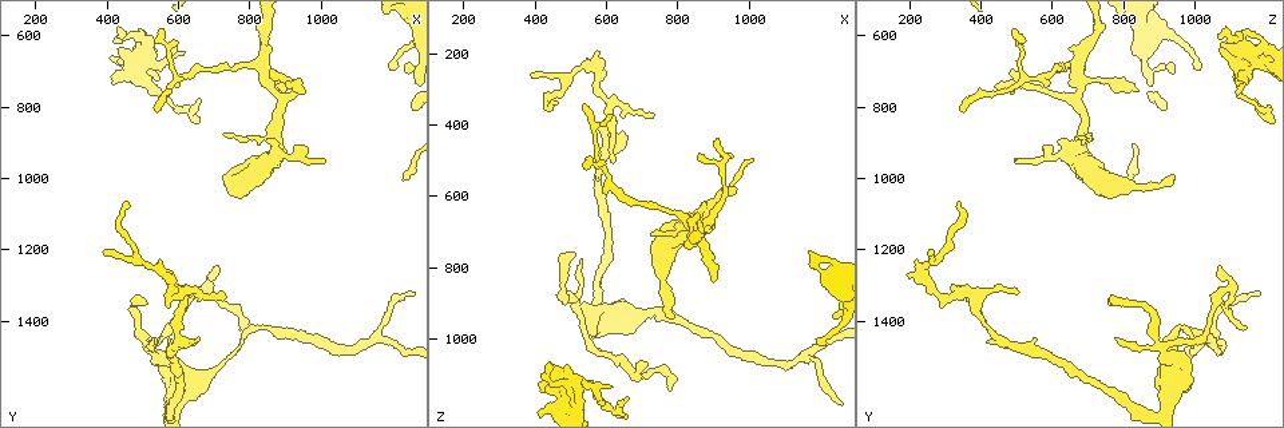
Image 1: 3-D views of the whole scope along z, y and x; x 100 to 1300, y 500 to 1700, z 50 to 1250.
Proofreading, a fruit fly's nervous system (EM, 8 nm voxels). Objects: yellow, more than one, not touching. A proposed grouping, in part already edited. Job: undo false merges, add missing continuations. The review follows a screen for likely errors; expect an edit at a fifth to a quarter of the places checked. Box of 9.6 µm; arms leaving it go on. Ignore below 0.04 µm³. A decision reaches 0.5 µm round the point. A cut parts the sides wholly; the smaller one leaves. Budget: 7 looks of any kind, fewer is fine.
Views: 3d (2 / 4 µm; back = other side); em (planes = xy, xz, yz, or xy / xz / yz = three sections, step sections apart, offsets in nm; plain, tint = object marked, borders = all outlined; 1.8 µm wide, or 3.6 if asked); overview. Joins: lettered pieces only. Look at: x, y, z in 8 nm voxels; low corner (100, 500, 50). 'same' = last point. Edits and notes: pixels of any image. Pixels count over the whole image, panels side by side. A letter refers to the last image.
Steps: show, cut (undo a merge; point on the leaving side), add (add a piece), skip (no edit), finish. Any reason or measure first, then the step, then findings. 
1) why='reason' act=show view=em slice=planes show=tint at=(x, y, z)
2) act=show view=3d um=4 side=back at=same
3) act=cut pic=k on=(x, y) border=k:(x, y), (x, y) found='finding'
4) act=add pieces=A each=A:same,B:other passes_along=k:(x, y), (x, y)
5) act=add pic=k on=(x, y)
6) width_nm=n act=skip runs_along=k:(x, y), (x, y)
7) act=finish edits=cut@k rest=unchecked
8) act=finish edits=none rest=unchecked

why='branch stops here' act=show view=em slice=planes show=borders at=(760, 990, 940)

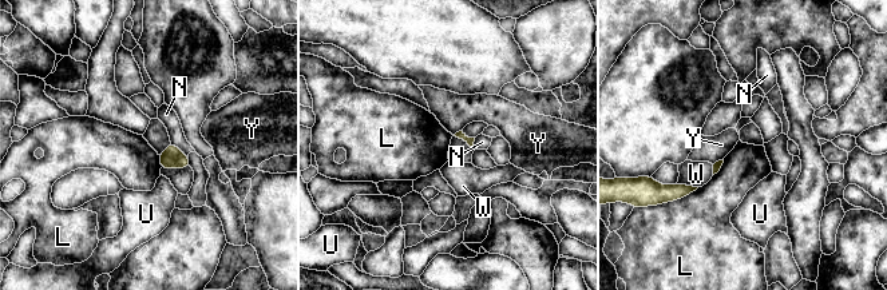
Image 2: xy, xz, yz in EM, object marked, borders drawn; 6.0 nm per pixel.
act=skip each=L:other,N:other,U:other,W:other,Y:other border=2:(699, 187), (674, 201) found='none of them fits'

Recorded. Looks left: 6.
why='abrupt turn' act=show view=3d um=4 at=(520, 1470, 920)

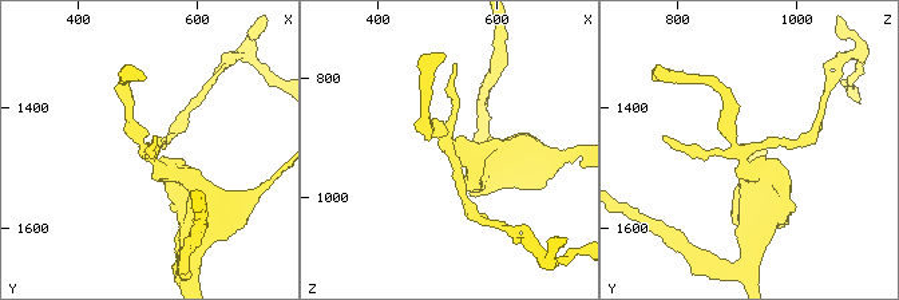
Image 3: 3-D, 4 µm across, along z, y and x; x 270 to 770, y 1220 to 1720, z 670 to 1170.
act=show view=em slice=planes show=plain at=(520, 1465, 925)

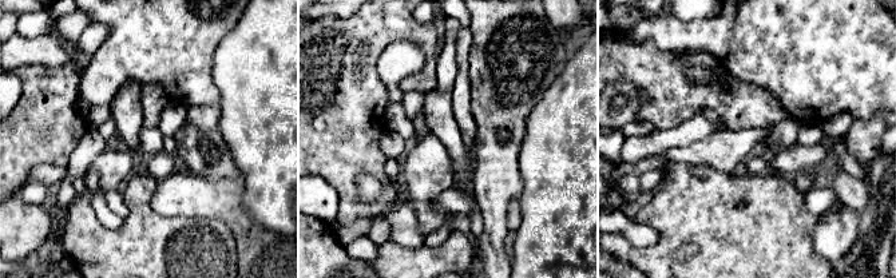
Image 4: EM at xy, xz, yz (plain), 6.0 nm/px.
why='what lies round it' act=show view=em slice=planes show=borders at=same

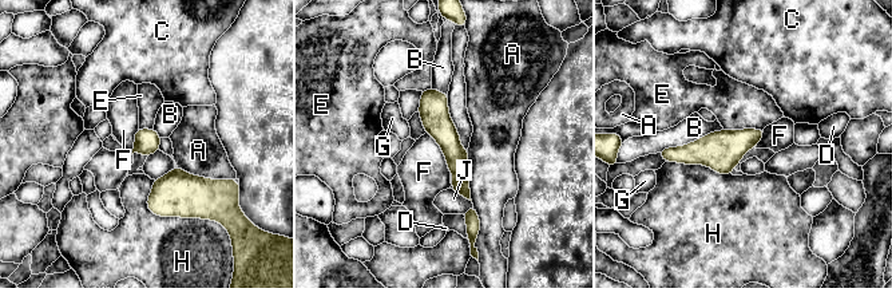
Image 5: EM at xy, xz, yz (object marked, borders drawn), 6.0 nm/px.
act=skip each=A:other,B:other,C:other,D:other,E:other,F:other,G:other,H:other,J:other border=5:(425, 131), (439, 145), (451, 173) found='continuous, no second cell'

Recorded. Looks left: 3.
why='an open end' act=show view=em slice=planes show=borders at=(870, 700, 480)

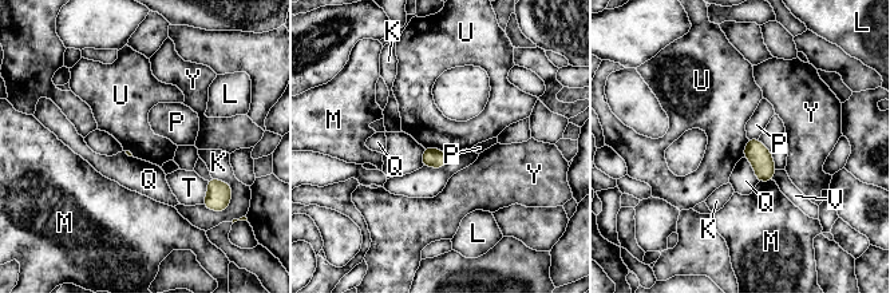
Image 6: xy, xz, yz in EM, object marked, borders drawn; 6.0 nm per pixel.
act=skip each=K:other,L:other,M:other,P:other,Q:other,T:other,U:other,V:other,Y:other found='none of them fits'

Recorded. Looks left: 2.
act=finish edits=none rest=unchecked

